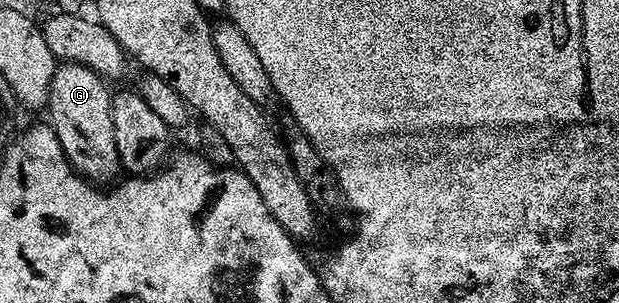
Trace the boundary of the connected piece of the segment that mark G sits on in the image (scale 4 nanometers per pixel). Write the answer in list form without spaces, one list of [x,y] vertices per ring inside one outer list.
[[[66,61],[60,63],[52,76],[52,84],[49,89],[49,105],[47,113],[50,125],[59,138],[60,146],[68,160],[82,177],[93,182],[104,182],[121,170],[118,160],[118,149],[115,145],[114,125],[111,121],[111,108],[113,107],[112,91],[108,90],[106,79],[100,74],[89,69],[79,62]]]

